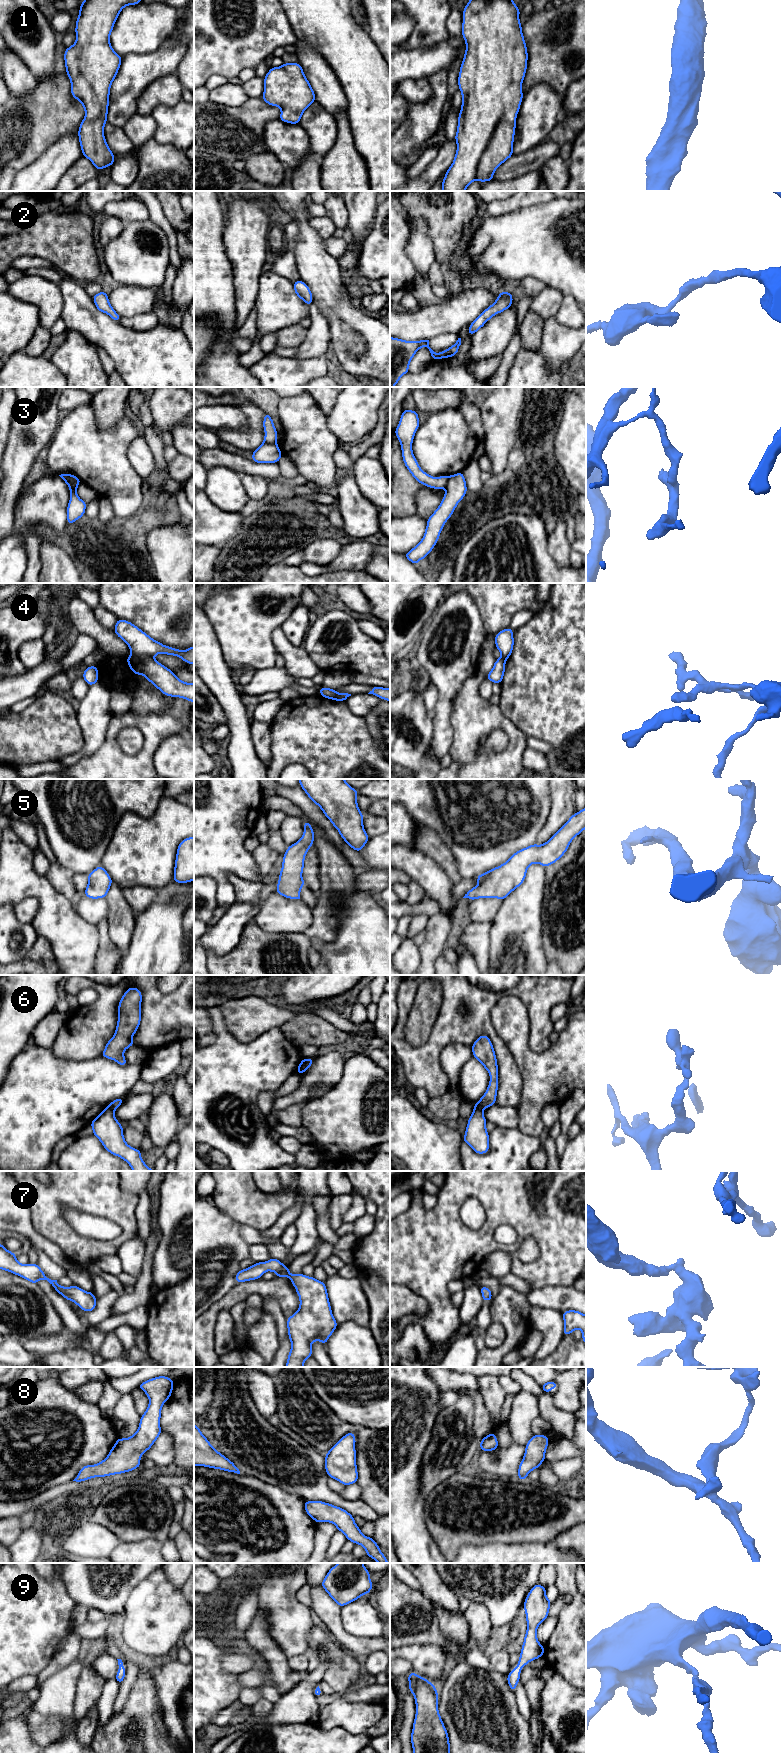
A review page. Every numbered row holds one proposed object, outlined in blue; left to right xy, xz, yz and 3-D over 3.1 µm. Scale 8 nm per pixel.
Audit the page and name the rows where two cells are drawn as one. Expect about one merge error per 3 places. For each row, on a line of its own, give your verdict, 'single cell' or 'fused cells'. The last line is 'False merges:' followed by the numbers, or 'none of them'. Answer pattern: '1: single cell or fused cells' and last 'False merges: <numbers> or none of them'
1: single cell
2: single cell
3: fused cells
4: fused cells
5: single cell
6: fused cells
7: single cell
8: single cell
9: single cell
False merges: 3, 4, 6

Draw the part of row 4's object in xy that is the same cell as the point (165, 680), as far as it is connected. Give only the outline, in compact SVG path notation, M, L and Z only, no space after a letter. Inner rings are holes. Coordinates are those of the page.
M130 655L126 661L134 674L144 675L165 696L179 697L194 703L194 683L181 681L174 672L153 658L140 659Z

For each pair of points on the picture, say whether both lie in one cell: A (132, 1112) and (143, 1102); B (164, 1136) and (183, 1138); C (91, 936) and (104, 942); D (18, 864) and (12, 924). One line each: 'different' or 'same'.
A: same
B: different
C: different
D: different

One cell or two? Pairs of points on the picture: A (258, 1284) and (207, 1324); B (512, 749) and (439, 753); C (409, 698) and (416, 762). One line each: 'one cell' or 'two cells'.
A: one cell
B: two cells
C: one cell

